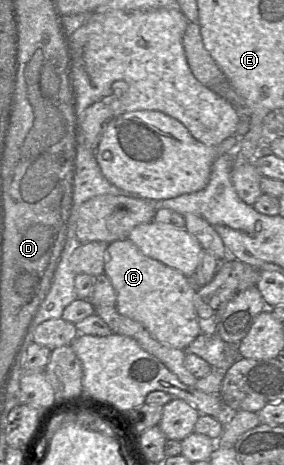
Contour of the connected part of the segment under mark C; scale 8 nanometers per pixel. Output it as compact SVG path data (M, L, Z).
M129 239L107 244L104 273L116 291L116 309L118 312L140 323L160 343L185 350L201 334L194 305L194 296L198 288L193 281L181 272L145 256Z

